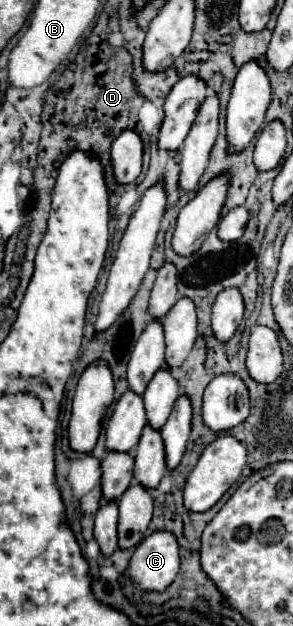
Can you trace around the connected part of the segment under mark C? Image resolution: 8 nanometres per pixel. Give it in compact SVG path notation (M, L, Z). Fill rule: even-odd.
M154 532L134 550L126 576L142 592L164 592L180 570L178 542L170 532Z

